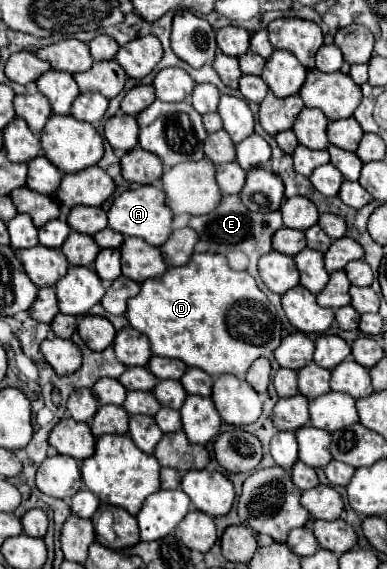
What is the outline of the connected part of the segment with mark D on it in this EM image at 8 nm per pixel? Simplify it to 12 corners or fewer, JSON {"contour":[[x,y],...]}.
{"contour":[[218,253],[146,279],[126,317],[154,355],[244,377],[276,307]]}

